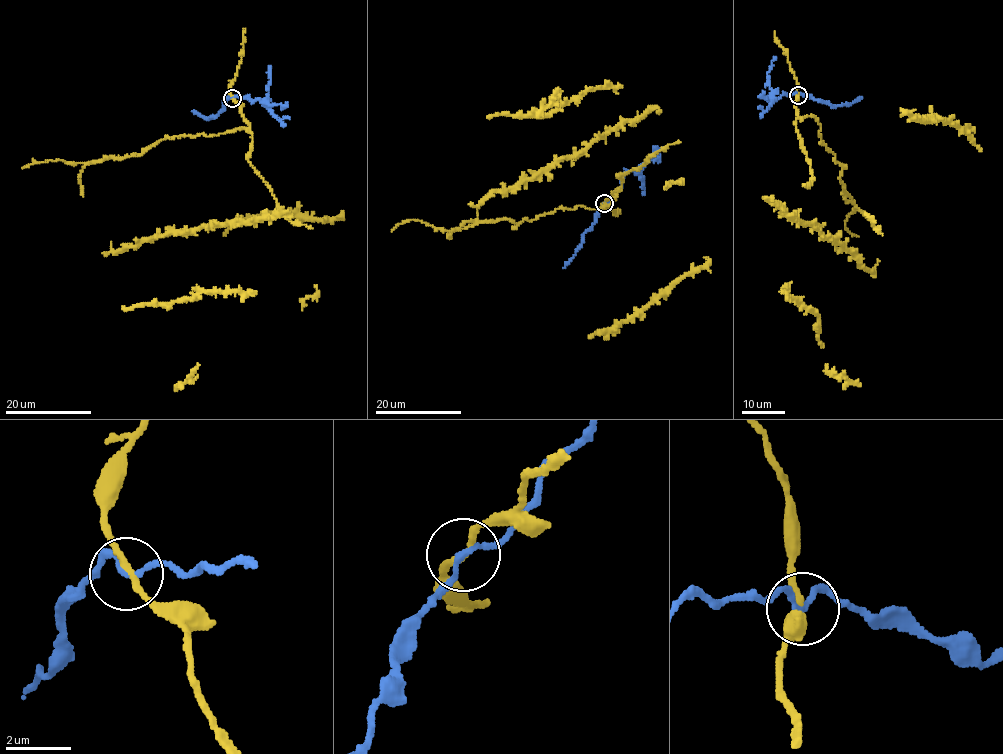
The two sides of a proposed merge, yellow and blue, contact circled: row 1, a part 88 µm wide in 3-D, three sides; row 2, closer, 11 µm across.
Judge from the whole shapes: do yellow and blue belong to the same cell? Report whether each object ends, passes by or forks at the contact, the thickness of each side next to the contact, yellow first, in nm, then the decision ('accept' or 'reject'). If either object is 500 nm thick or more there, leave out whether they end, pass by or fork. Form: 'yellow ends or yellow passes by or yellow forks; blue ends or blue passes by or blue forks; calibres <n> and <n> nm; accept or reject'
yellow passes by; blue passes by; calibres 180 and 160 nm; reject

